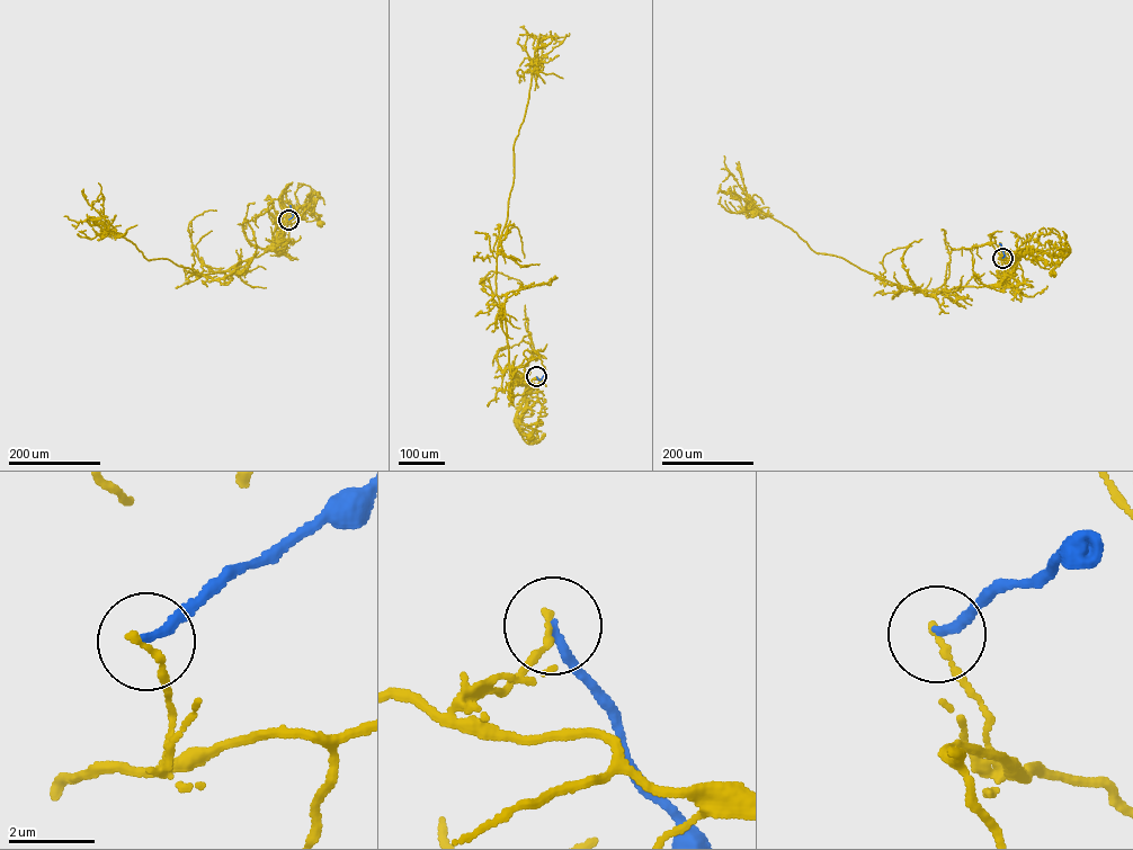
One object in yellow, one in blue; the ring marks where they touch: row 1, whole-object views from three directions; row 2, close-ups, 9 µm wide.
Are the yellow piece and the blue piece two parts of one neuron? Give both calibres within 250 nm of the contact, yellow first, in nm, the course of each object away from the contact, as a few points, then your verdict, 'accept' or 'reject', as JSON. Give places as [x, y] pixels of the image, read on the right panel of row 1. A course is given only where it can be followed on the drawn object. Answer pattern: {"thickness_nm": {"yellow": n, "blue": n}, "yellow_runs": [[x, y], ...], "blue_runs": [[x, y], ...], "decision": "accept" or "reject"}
{"thickness_nm": {"yellow": 160, "blue": 200}, "yellow_runs": [[1002, 258], [1014, 269], [1011, 258], [1020, 252], [1036, 249], [1054, 253], [1051, 259], [1054, 268], [1051, 274]], "blue_runs": [[1002, 258], [999, 243]], "decision": "reject"}

